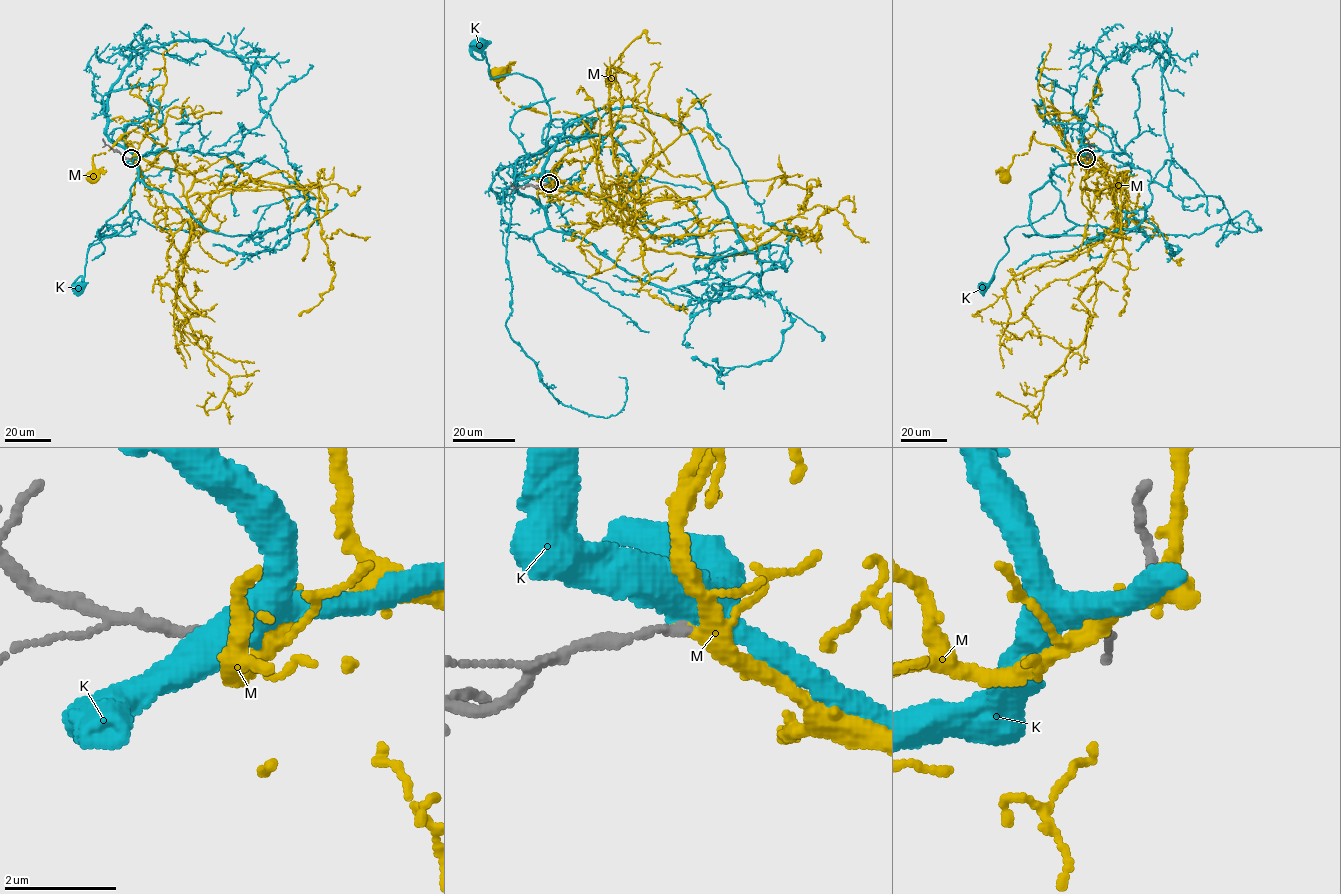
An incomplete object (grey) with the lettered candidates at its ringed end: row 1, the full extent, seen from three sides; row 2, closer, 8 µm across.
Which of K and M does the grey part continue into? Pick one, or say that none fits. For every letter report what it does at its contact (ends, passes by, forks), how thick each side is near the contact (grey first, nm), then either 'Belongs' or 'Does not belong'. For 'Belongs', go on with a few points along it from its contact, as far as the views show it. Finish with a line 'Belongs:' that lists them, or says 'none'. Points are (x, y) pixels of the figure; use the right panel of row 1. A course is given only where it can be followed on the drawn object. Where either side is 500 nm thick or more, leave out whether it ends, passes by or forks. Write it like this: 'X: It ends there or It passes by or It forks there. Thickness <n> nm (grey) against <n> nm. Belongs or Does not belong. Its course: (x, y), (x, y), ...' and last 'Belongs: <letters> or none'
K: It forks there. Thickness 180 nm (grey) against 440 nm. Does not belong
M: It forks there. Thickness 170 nm (grey) against 200 nm. Belongs. Its course: (1086, 158), (1115, 180), (1114, 195), (1104, 169), (1039, 143), (1034, 131), (1007, 177)
Belongs: M

